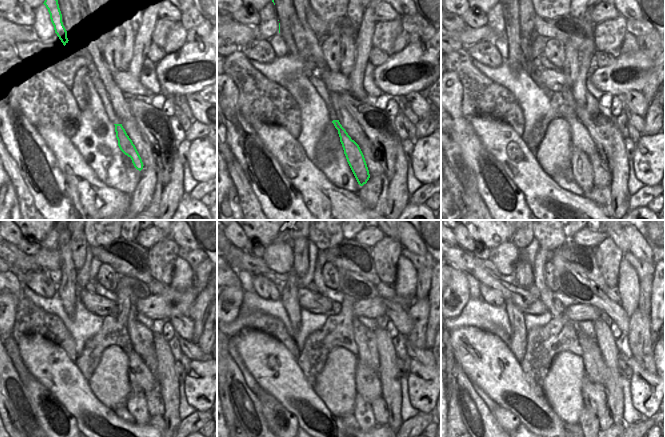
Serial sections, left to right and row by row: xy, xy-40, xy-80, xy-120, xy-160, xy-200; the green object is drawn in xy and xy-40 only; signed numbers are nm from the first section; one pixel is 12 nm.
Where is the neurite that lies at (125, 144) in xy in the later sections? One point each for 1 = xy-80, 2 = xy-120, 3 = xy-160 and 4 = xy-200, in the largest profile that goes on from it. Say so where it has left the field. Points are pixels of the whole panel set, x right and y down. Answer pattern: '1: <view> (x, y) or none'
1: xy-80 (582, 169)
2: xy-120 (137, 405)
3: xy-160 (363, 412)
4: xy-200 (589, 422)

